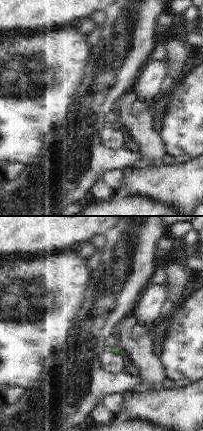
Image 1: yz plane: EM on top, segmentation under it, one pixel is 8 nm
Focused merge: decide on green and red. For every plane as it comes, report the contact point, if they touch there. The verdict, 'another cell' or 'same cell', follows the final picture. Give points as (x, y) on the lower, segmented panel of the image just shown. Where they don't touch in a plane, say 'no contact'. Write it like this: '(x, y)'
(119, 350)

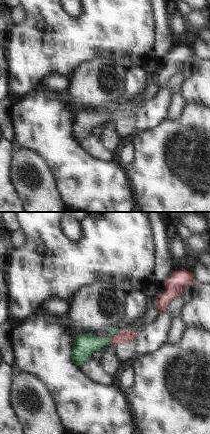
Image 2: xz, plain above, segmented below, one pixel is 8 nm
(111, 336)

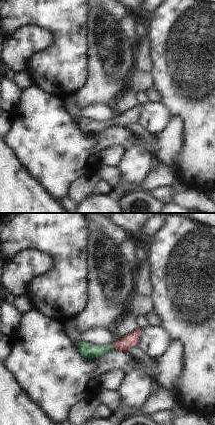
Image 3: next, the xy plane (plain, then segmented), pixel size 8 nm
(112, 346)

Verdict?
same cell

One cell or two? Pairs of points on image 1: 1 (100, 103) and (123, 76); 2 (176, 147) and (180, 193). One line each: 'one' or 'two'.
1: one
2: two

